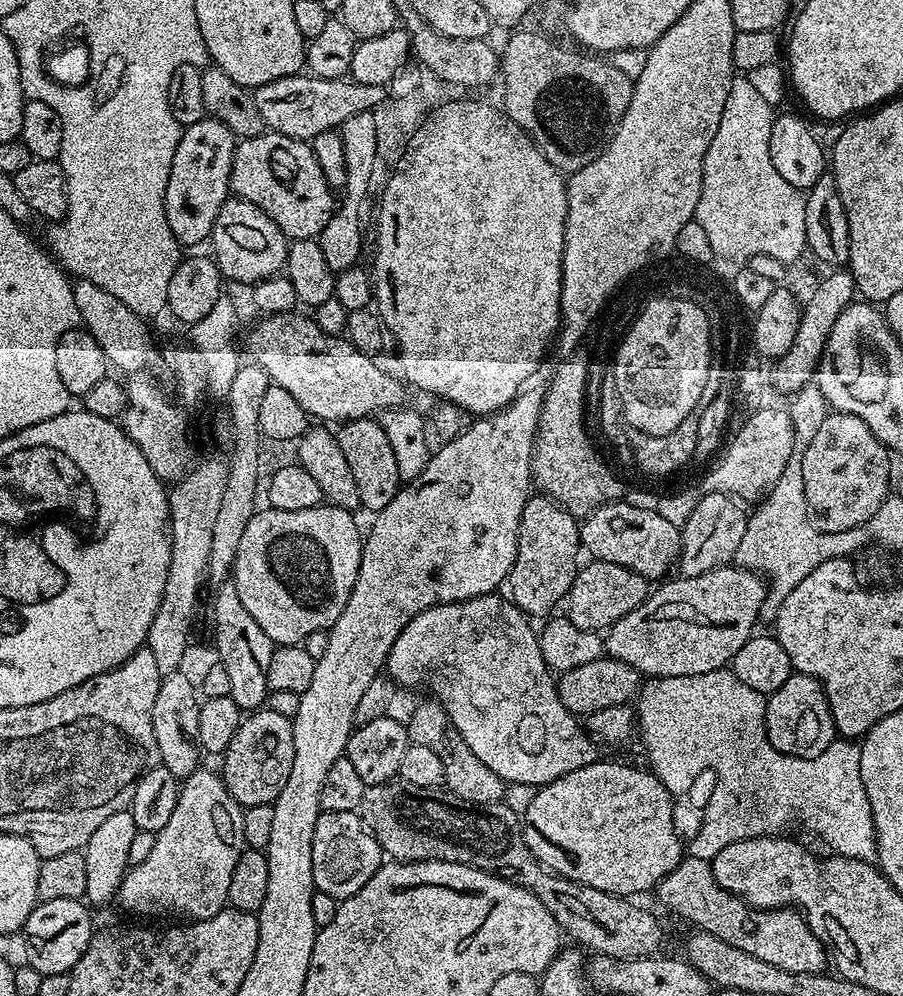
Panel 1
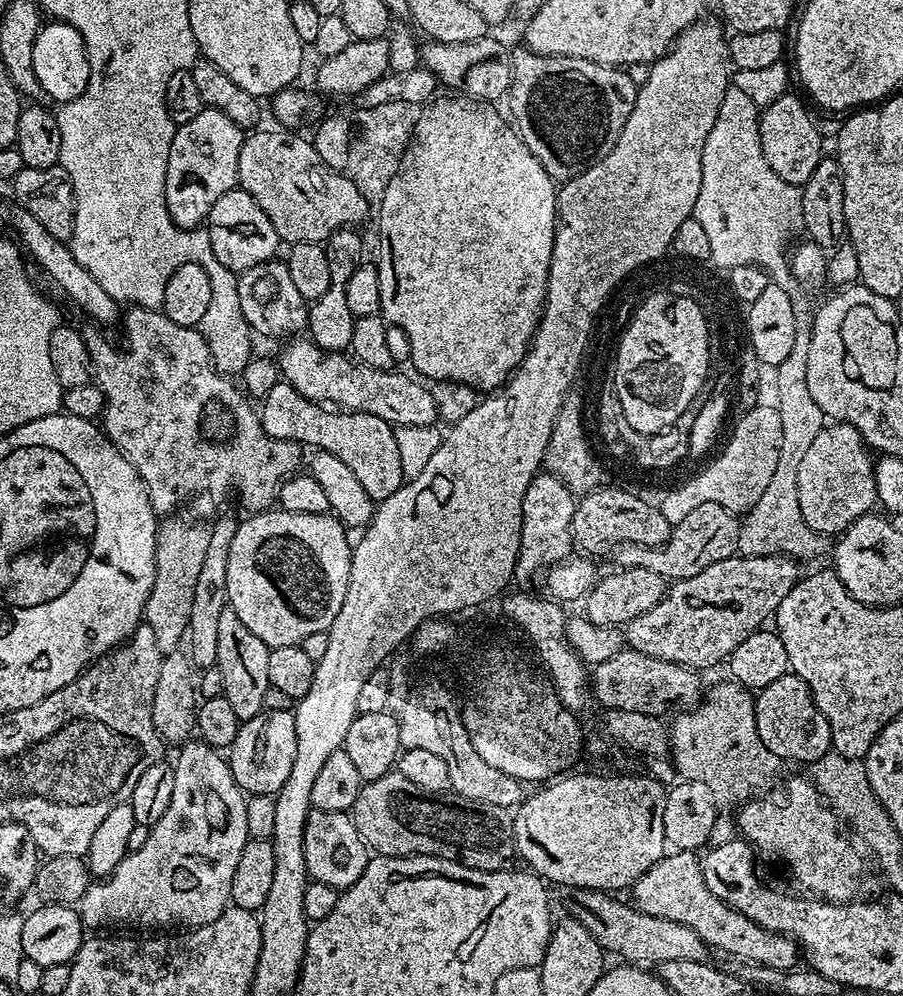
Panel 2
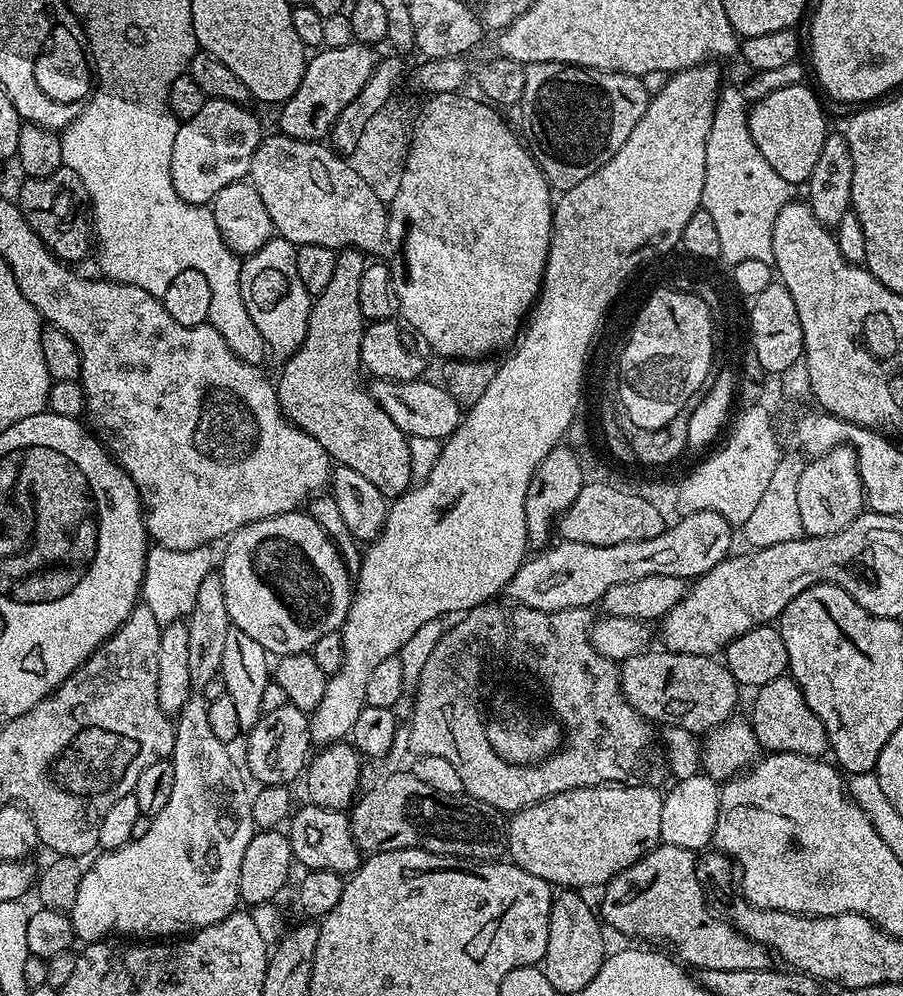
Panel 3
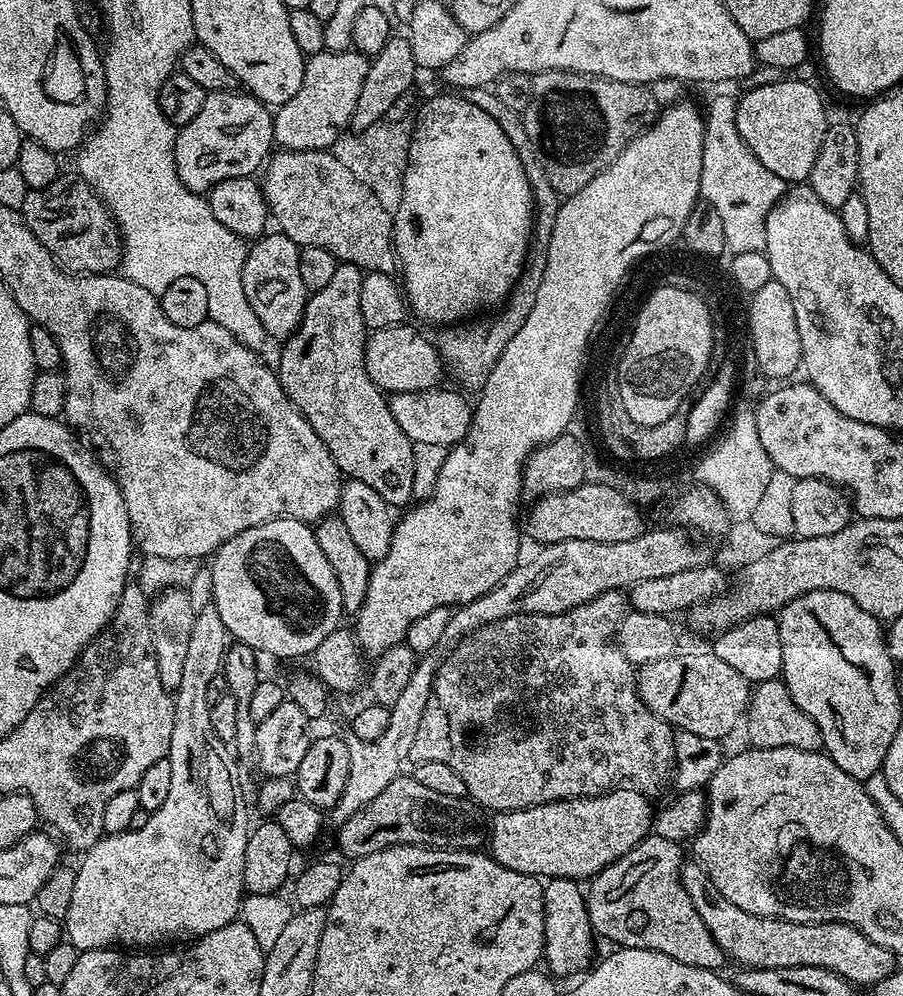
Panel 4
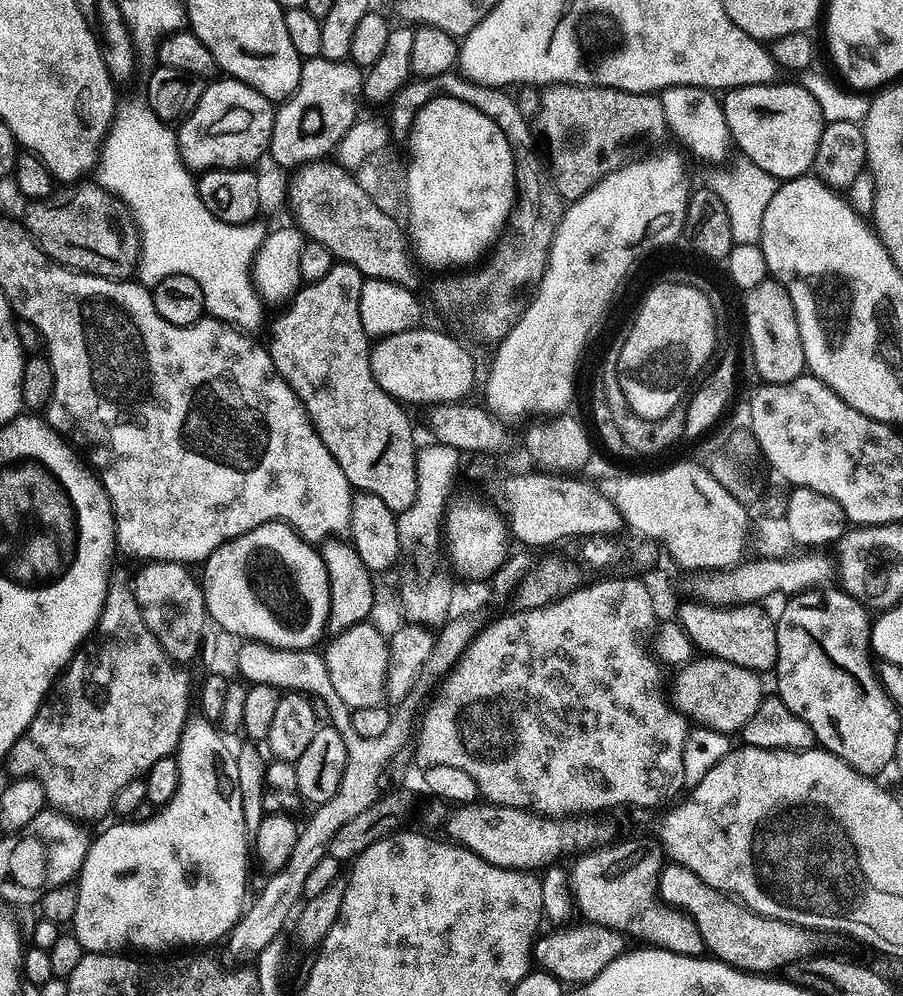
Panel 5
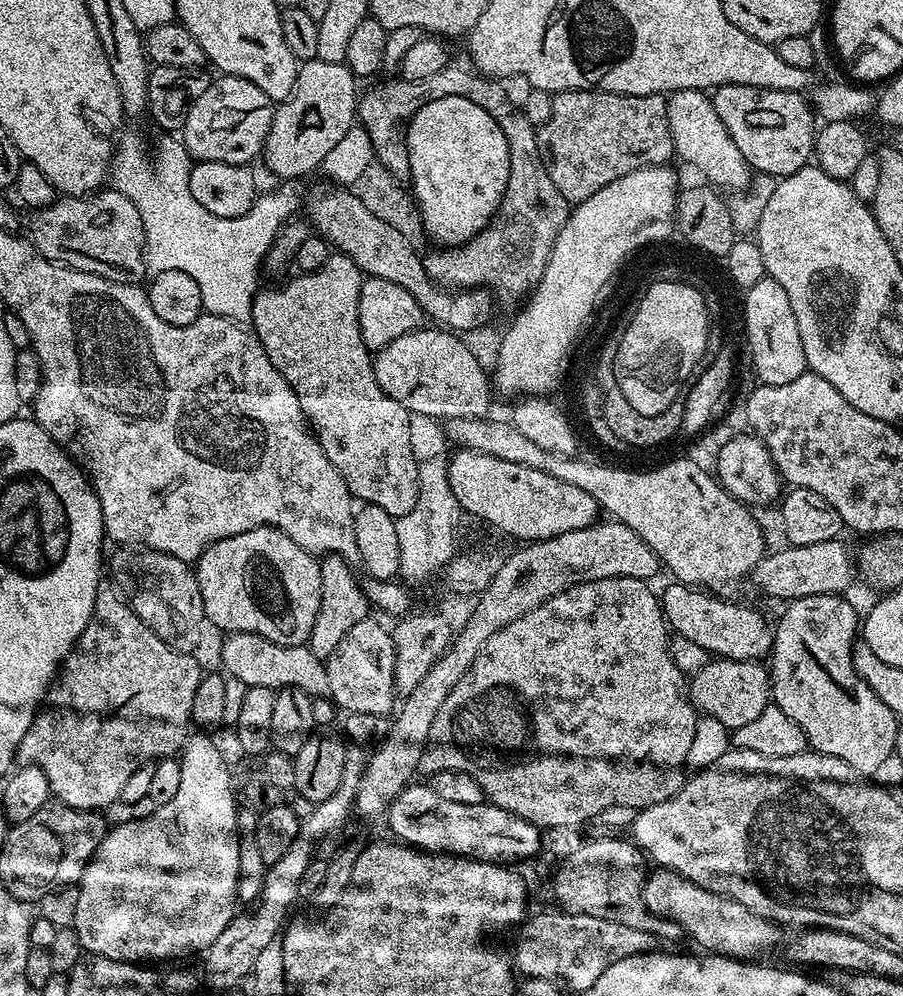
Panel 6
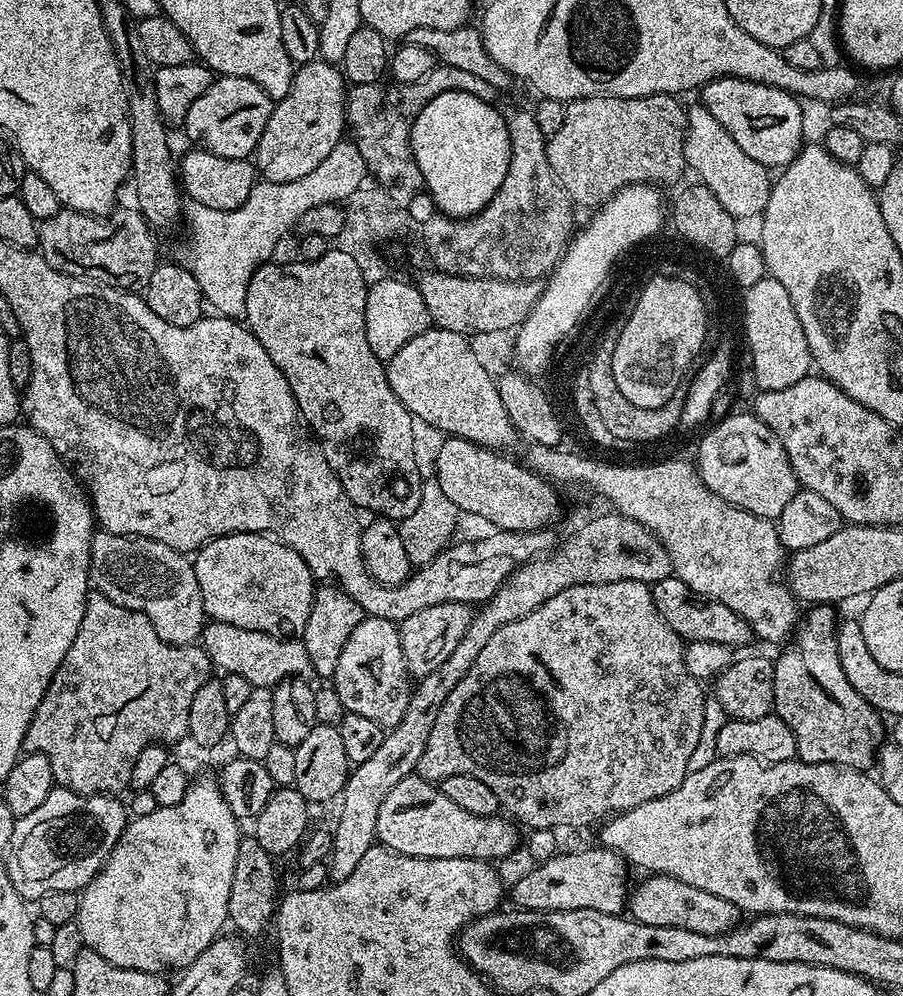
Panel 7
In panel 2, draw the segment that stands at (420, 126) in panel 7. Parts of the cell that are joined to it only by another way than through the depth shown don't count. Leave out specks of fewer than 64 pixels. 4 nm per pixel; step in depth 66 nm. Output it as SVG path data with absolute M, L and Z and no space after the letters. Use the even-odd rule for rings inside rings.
M441 95L433 99L423 109L423 127L411 137L398 172L390 180L385 196L378 203L381 236L378 267L382 286L380 310L393 329L401 328L404 331L404 336L412 347L412 364L421 372L421 377L429 376L429 381L432 382L465 384L488 394L505 384L524 361L544 314L544 305L548 299L548 271L558 223L558 184L550 174L546 174L542 162L534 158L530 146L526 146L526 142L506 116L504 121L503 114L496 109L499 107L487 100L478 100L475 96L444 95L448 96Z

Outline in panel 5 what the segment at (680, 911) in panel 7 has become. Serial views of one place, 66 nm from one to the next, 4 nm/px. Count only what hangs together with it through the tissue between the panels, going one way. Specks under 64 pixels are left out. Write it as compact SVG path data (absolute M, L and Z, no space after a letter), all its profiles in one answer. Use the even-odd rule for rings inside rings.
M668 862L661 868L659 893L664 903L679 908L695 922L698 934L702 934L704 939L705 949L715 959L739 968L741 972L776 974L795 960L817 955L817 933L813 929L751 912L735 899L718 895L702 882L702 878L698 878L698 874L694 874L694 870L681 864Z

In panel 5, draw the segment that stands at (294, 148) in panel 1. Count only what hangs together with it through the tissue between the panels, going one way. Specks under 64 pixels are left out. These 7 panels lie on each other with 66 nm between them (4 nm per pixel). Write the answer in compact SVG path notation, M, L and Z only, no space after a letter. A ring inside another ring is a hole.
M327 159L313 160L311 164L301 164L291 173L292 185L288 188L288 204L292 207L293 218L296 219L292 219L295 227L299 228L307 239L326 246L326 250L330 250L330 254L337 261L354 266L364 277L389 280L413 290L419 289L420 276L416 273L417 265L410 255L405 229L396 225L397 217L376 206L368 188L360 184L349 169L341 168L336 162L328 163Z

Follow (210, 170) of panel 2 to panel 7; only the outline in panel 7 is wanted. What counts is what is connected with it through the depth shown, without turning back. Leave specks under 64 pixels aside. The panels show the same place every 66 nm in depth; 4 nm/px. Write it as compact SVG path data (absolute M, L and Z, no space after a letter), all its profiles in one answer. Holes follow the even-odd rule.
M217 75L206 94L190 106L190 114L186 114L182 128L188 131L195 147L204 148L222 158L247 160L256 151L258 138L262 138L262 130L266 130L273 107L272 97L250 82L250 78Z

